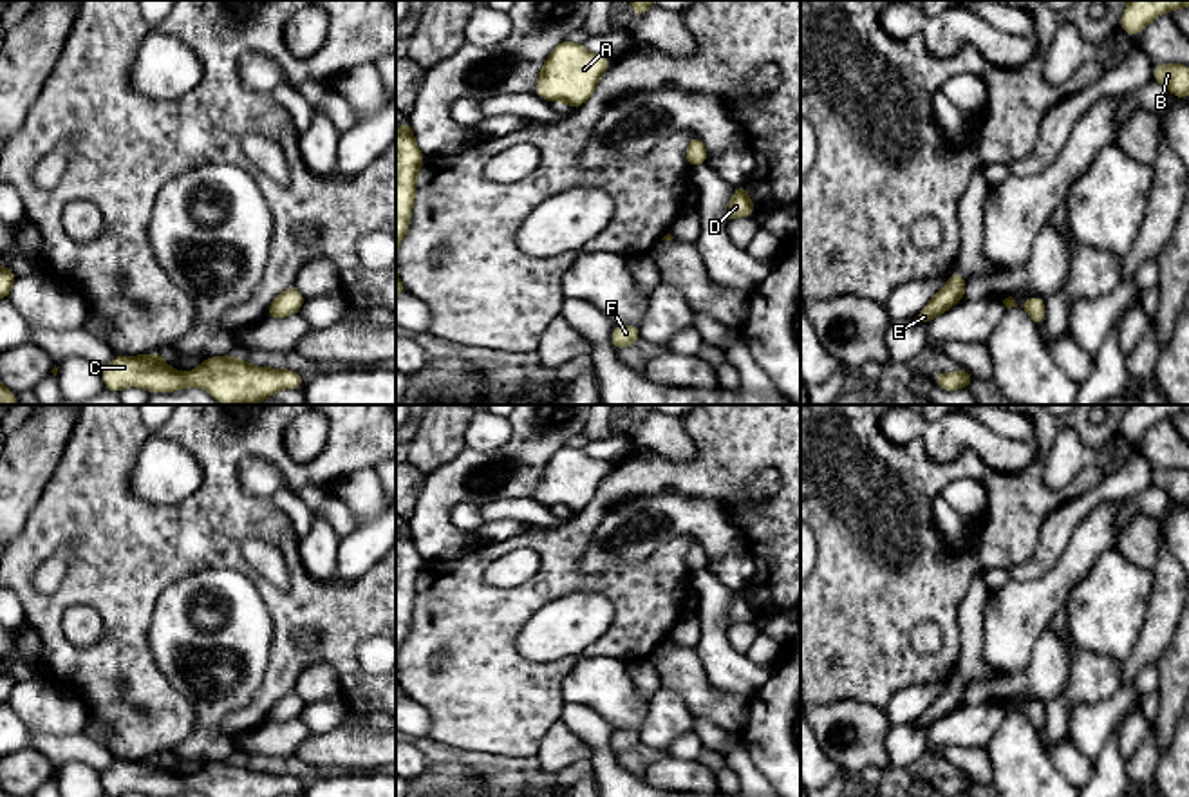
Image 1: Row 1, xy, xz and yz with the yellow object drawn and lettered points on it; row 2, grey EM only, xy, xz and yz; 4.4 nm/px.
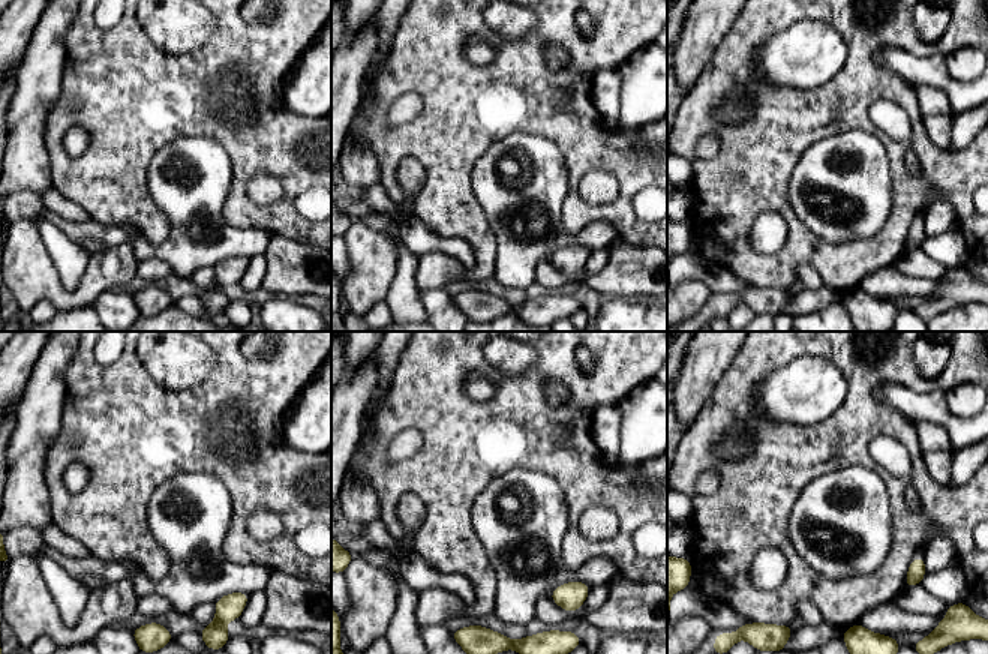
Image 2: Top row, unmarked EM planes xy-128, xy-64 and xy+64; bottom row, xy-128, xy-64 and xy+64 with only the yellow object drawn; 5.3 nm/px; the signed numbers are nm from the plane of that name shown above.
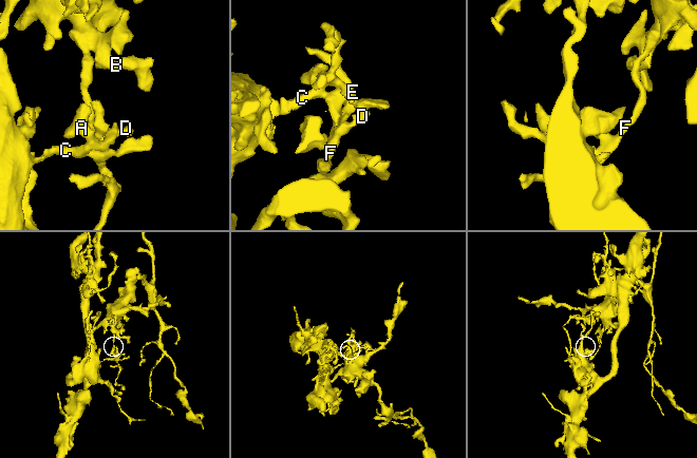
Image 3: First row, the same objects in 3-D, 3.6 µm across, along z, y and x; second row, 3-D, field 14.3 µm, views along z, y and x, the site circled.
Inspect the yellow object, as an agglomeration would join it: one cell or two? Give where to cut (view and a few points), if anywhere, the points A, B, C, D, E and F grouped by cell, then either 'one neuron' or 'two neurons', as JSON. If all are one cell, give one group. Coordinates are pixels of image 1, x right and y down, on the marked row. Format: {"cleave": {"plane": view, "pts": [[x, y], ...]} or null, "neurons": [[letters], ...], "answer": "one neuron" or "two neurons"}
{"cleave": null, "neurons": [["A", "B", "C", "D", "E", "F"]], "answer": "one neuron"}

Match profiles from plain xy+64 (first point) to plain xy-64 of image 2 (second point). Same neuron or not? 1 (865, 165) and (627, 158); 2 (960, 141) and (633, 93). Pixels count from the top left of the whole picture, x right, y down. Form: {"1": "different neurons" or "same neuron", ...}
{"1": "different neurons", "2": "same neuron"}

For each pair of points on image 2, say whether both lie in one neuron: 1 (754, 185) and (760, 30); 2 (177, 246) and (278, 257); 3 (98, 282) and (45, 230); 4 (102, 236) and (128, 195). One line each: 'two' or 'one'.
1: one
2: two
3: two
4: two

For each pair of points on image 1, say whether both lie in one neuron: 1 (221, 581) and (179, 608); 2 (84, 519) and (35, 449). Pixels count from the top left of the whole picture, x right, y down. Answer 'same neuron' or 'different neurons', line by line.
1: same neuron
2: different neurons

